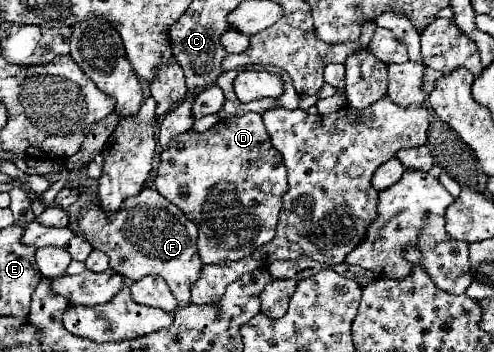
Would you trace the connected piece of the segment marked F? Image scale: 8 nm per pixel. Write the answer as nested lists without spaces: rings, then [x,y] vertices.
[[[147,187],[137,197],[125,199],[117,213],[101,211],[99,203],[83,205],[79,211],[79,229],[93,249],[109,255],[109,267],[121,277],[139,281],[147,275],[159,275],[181,305],[189,303],[191,285],[203,267],[197,255],[197,227],[155,189]]]

